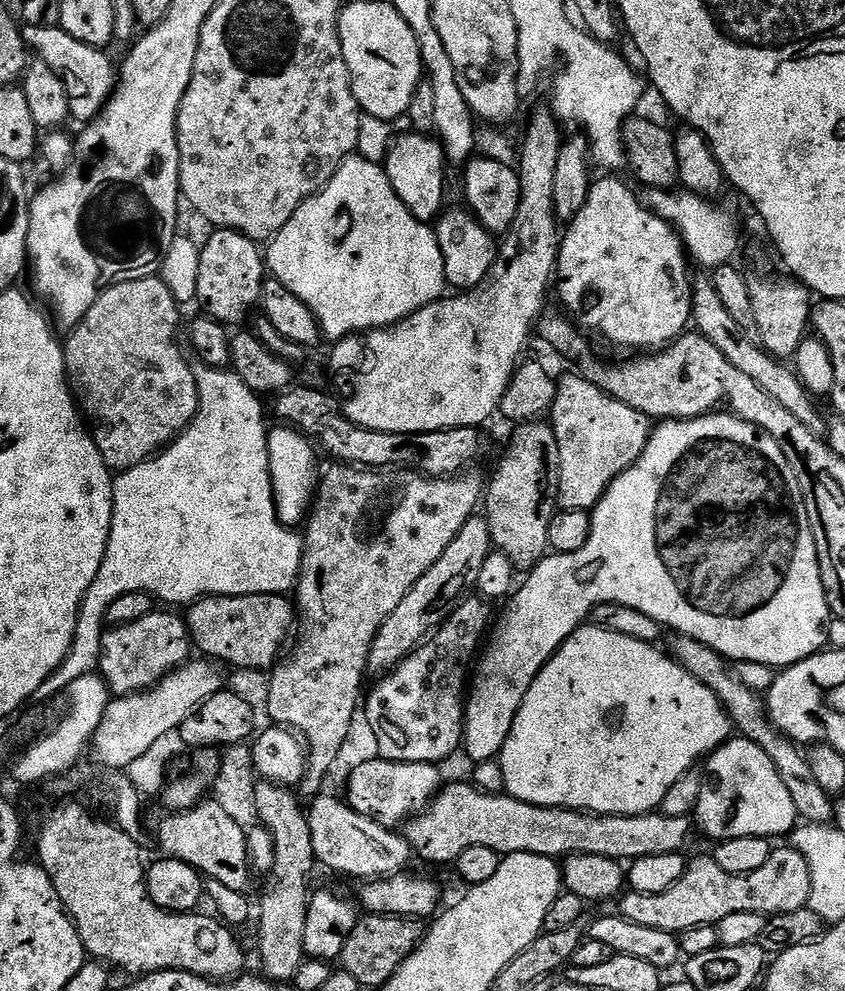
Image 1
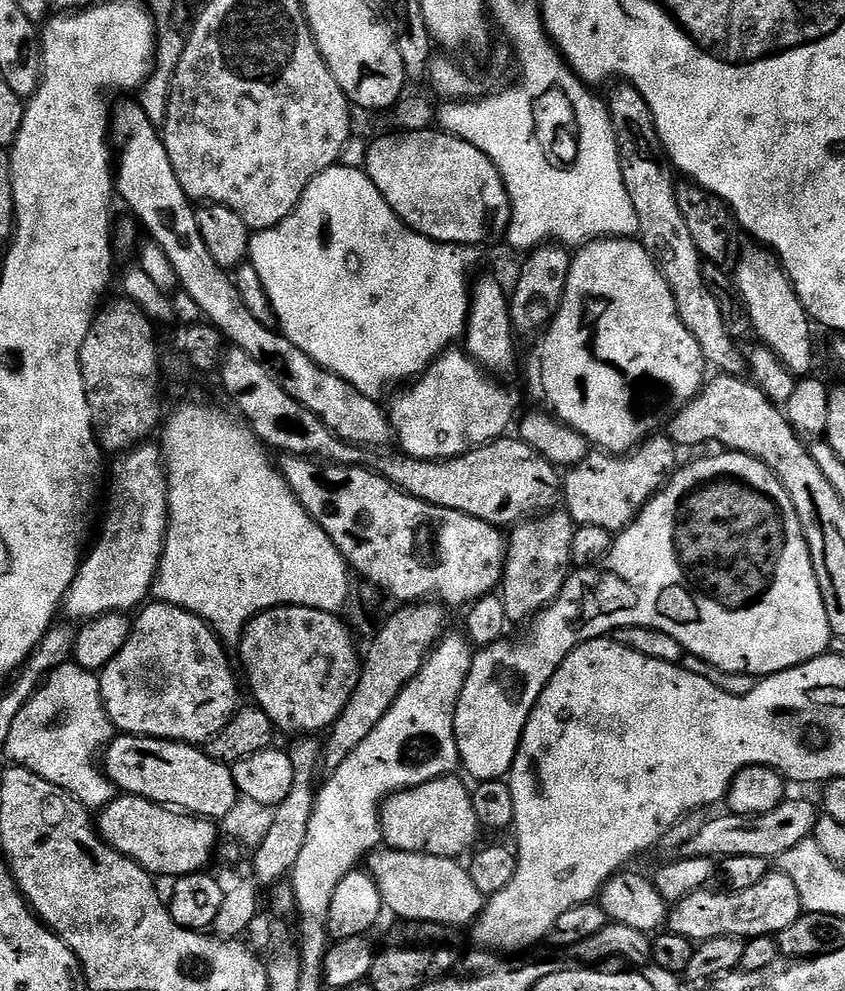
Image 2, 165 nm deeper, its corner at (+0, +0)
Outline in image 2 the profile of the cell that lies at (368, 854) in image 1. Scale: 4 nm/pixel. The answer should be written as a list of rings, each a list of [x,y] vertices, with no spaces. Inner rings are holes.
[[[388,848],[377,850],[367,857],[366,871],[378,886],[381,905],[387,911],[389,908],[400,922],[471,925],[483,912],[486,898],[478,886],[474,886],[467,867],[460,863],[459,859],[450,856],[431,856]]]

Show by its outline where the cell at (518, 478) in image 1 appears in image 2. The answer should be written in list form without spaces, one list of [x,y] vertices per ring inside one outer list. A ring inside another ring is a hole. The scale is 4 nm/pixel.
[[[553,510],[525,520],[511,529],[512,536],[510,532],[506,540],[508,553],[504,559],[502,581],[502,599],[509,625],[531,621],[558,598],[574,568],[571,547],[577,527],[567,510]]]

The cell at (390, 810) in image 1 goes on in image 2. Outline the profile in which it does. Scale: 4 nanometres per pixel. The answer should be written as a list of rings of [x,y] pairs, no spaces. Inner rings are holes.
[[[455,775],[439,776],[418,785],[417,788],[407,788],[388,797],[380,806],[380,835],[383,843],[388,848],[399,849],[400,852],[417,852],[431,856],[460,858],[463,857],[463,852],[471,853],[477,847],[476,839],[479,838],[480,832],[482,833],[482,826],[474,814],[469,785],[466,786],[456,779]]]

